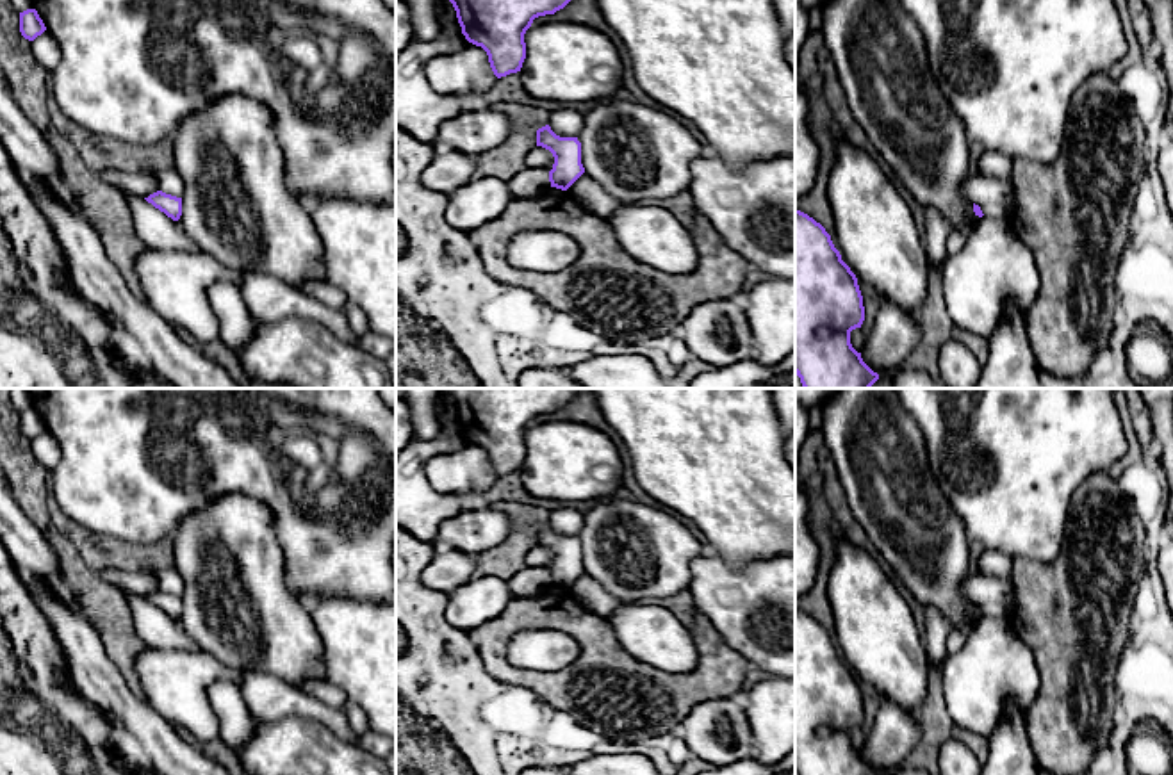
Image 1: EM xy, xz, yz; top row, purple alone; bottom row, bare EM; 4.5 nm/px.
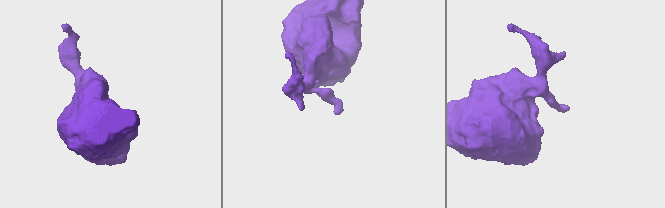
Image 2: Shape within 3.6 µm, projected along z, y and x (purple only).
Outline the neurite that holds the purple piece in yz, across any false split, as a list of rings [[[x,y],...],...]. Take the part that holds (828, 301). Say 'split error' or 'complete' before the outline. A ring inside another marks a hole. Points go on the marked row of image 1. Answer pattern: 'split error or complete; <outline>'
complete; [[[795,210],[795,374],[804,388],[870,388],[879,379],[850,344],[850,331],[861,328],[863,321],[856,274],[825,228]]]

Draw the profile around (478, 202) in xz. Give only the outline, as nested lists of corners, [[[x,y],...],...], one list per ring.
[[[469,180],[449,196],[446,221],[456,230],[472,232],[501,216],[513,198],[504,180]]]

